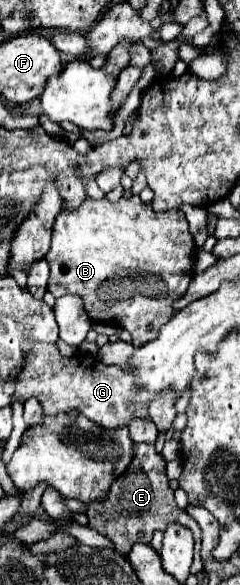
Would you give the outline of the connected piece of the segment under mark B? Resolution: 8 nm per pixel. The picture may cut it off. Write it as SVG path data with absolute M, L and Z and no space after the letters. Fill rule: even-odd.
M140 196L120 198L118 202L110 202L108 198L86 198L76 210L62 208L58 212L52 226L52 244L44 258L50 264L48 292L54 298L64 294L80 296L92 322L124 328L130 332L132 344L140 346L158 336L160 326L174 314L174 300L186 292L194 278L192 266L196 260L196 244L188 232L186 216L180 210L156 214Z

